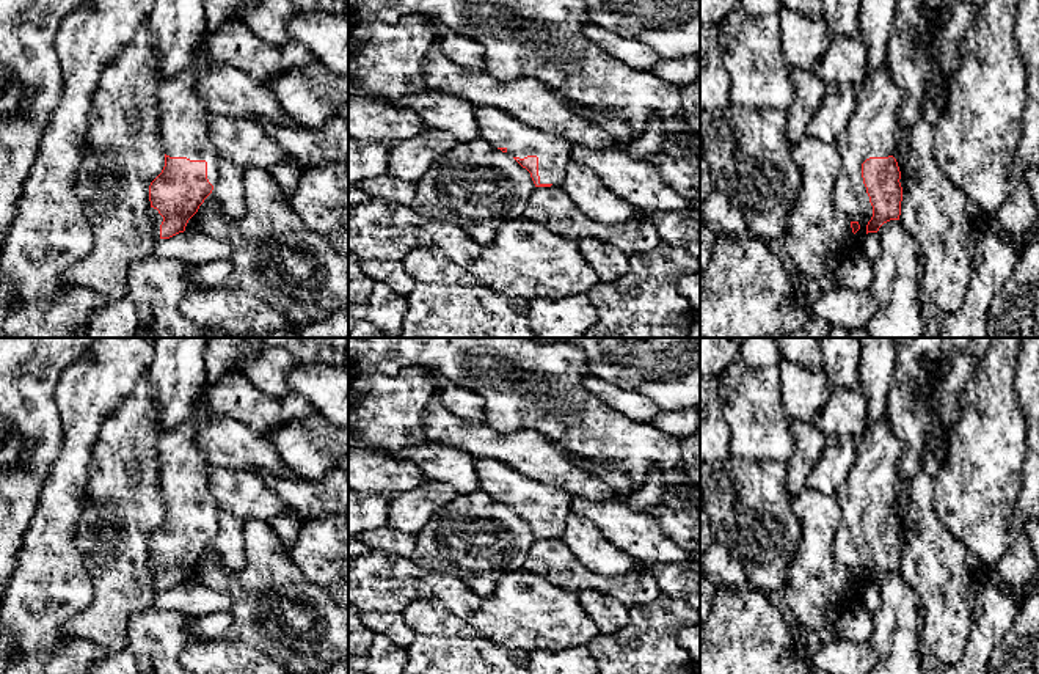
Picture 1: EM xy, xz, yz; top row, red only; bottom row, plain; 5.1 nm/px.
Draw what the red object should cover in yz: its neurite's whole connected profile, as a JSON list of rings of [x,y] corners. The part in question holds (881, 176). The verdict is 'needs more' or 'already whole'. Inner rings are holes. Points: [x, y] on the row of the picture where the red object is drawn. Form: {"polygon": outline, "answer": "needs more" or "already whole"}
{"polygon": [[[884,63],[854,93],[857,107],[835,141],[841,170],[832,196],[860,240],[901,215],[901,171],[893,156],[899,143],[902,90]]], "answer": "needs more"}

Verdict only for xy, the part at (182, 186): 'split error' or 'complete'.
split error

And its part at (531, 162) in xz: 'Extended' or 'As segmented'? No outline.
Extended

